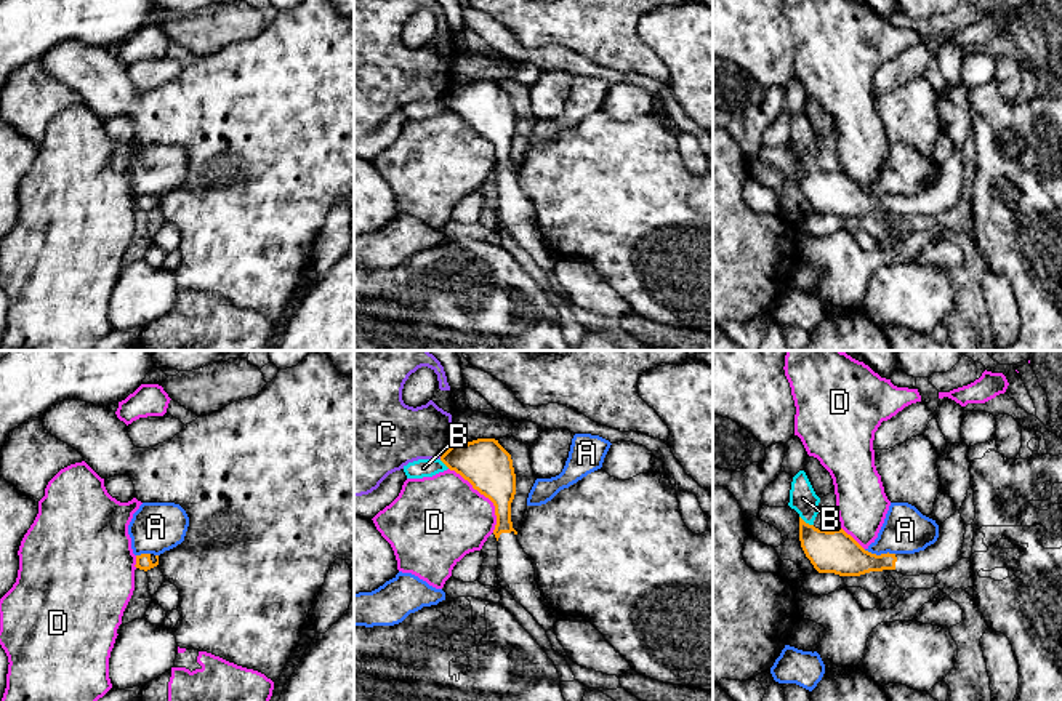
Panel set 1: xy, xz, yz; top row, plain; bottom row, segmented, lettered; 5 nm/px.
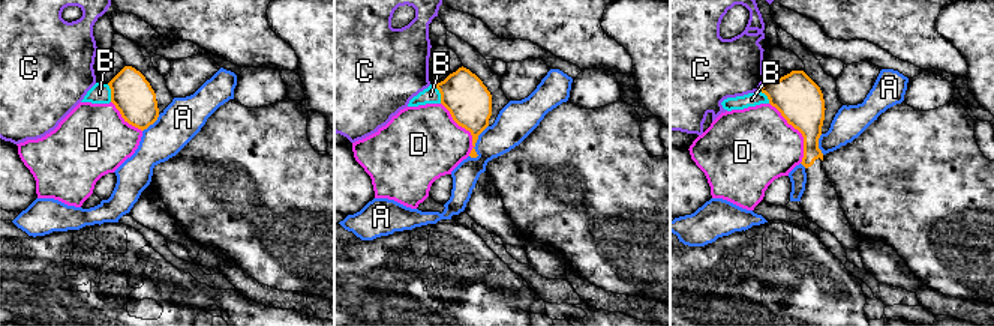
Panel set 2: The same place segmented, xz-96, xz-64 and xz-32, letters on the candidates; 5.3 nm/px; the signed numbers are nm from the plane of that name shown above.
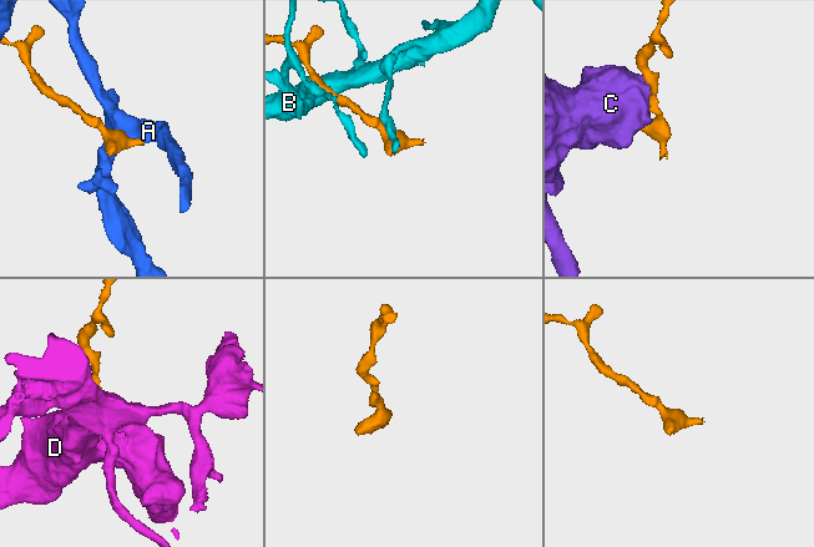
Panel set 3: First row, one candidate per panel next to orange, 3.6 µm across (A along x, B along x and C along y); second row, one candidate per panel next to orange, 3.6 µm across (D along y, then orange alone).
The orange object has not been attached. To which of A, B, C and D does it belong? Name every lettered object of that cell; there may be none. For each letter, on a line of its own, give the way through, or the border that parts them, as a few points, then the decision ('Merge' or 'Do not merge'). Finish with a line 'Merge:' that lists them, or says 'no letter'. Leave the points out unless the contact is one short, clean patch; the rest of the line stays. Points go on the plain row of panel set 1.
A: Boundary: yz (864, 191), (873, 196), (894, 196). Do not merge
B: Do not merge
C: Do not merge
D: Do not merge
Merge: no letter

